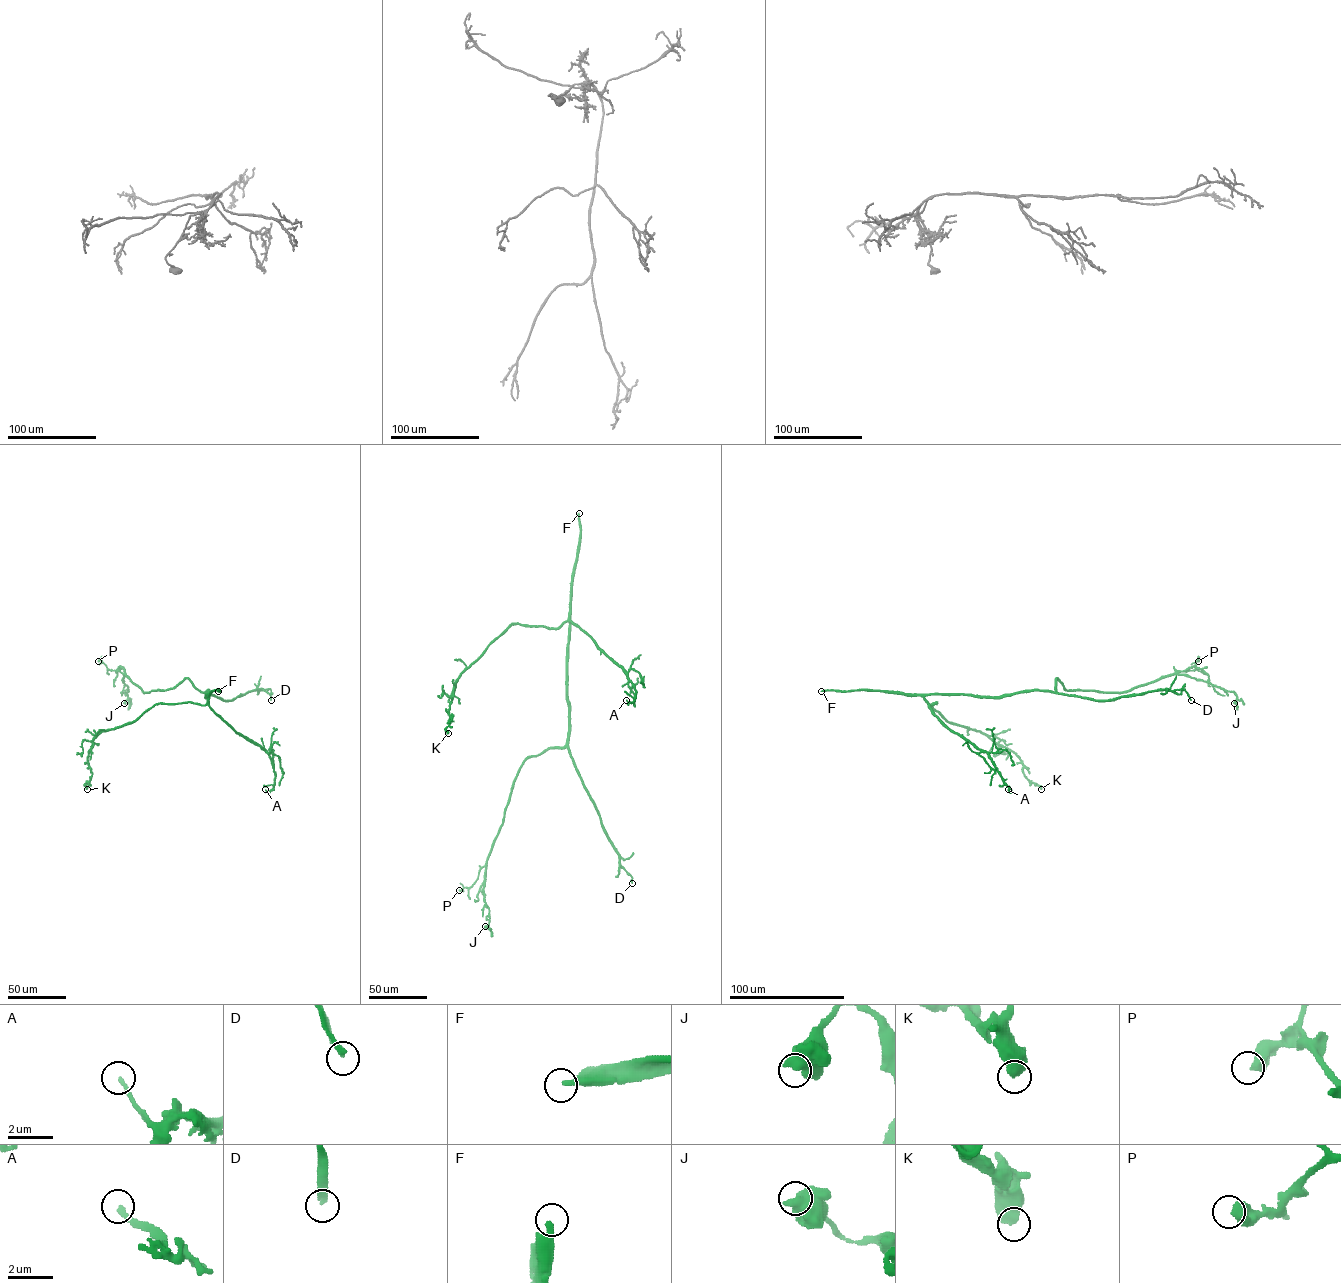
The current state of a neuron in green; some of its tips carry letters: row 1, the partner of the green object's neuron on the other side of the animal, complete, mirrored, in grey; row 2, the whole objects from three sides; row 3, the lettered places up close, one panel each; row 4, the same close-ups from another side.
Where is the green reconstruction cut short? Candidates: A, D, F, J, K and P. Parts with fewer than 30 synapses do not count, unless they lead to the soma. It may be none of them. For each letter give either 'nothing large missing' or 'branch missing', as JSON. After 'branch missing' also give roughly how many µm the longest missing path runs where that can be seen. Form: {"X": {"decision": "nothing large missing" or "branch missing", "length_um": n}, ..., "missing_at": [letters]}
{"A": {"decision": "nothing large missing"}, "D": {"decision": "nothing large missing"}, "F": {"decision": "branch missing", "length_um": 160}, "J": {"decision": "nothing large missing"}, "K": {"decision": "nothing large missing"}, "P": {"decision": "nothing large missing"}, "missing_at": ["F"]}

